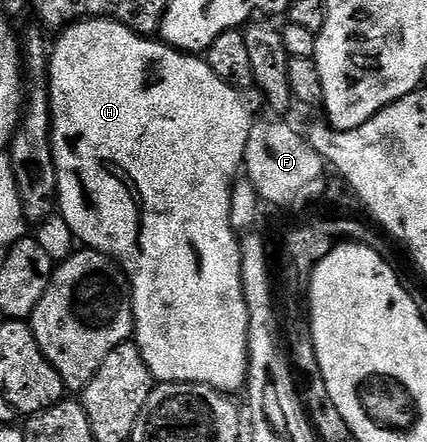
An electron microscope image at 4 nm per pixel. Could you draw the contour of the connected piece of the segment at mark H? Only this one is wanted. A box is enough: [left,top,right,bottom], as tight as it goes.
[48,17,263,395]

